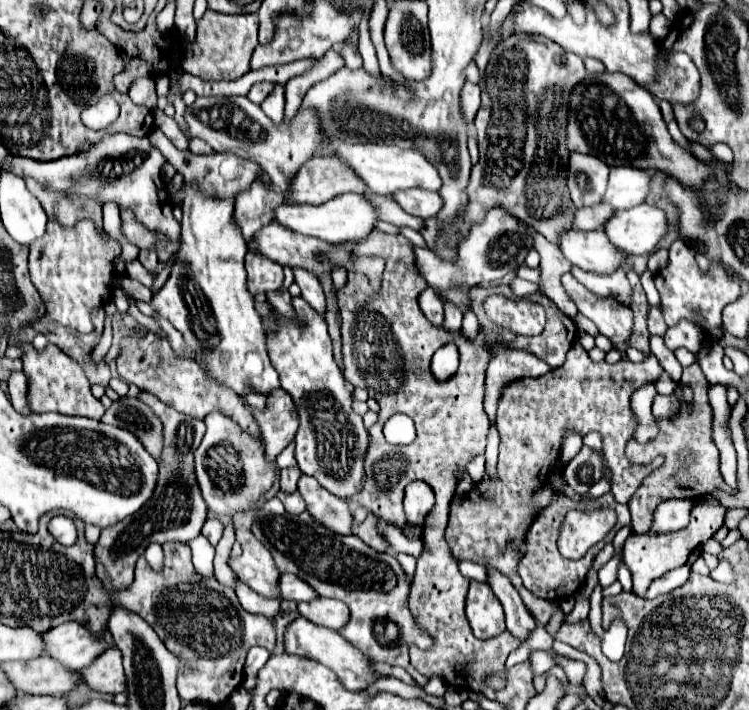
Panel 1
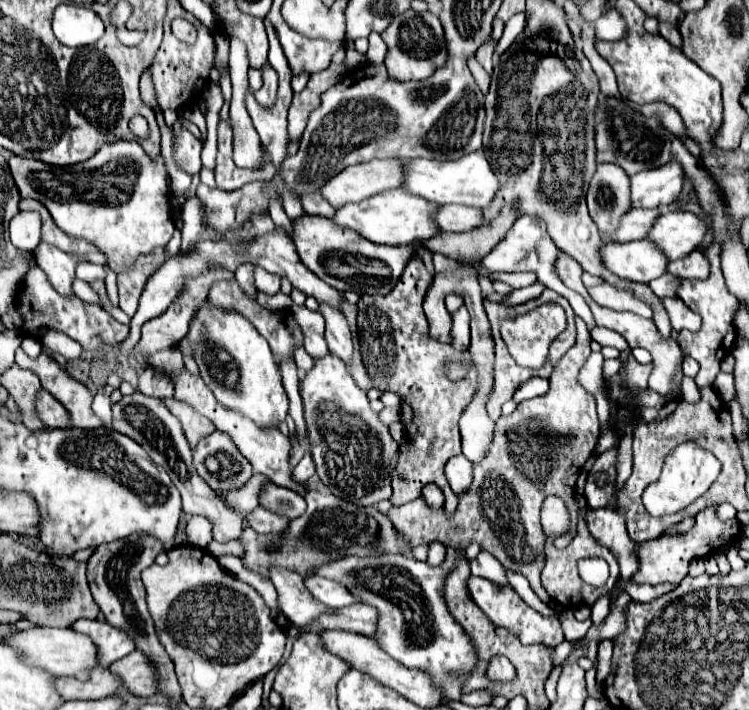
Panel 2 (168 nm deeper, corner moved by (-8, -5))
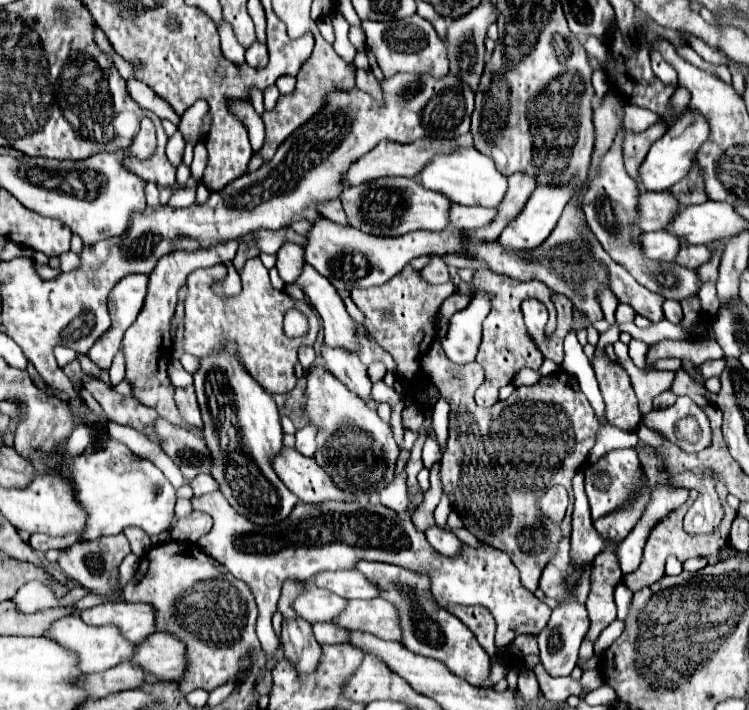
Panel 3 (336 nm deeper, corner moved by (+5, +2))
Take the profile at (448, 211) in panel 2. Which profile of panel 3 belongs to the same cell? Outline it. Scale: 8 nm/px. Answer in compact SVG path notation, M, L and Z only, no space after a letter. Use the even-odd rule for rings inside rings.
M452 205L452 215L450 215L450 225L454 229L480 229L486 227L494 221L496 209L486 209L486 207L466 207L466 205Z

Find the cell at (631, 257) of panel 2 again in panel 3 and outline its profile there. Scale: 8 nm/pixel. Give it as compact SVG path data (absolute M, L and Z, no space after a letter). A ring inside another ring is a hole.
M668 231L644 233L640 237L640 245L644 245L644 255L648 255L656 261L674 261L680 251L678 237Z

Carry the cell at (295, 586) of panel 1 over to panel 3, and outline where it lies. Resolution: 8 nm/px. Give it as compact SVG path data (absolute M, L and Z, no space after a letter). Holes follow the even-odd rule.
M324 571L316 575L314 583L316 587L324 587L344 599L374 599L380 595L378 587L360 571Z

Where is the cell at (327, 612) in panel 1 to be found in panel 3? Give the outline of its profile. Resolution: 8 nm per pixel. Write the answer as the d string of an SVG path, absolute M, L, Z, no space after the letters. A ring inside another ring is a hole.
M380 597L366 601L360 599L348 601L348 607L342 611L340 617L336 617L334 623L348 631L372 633L386 641L402 639L398 609Z

